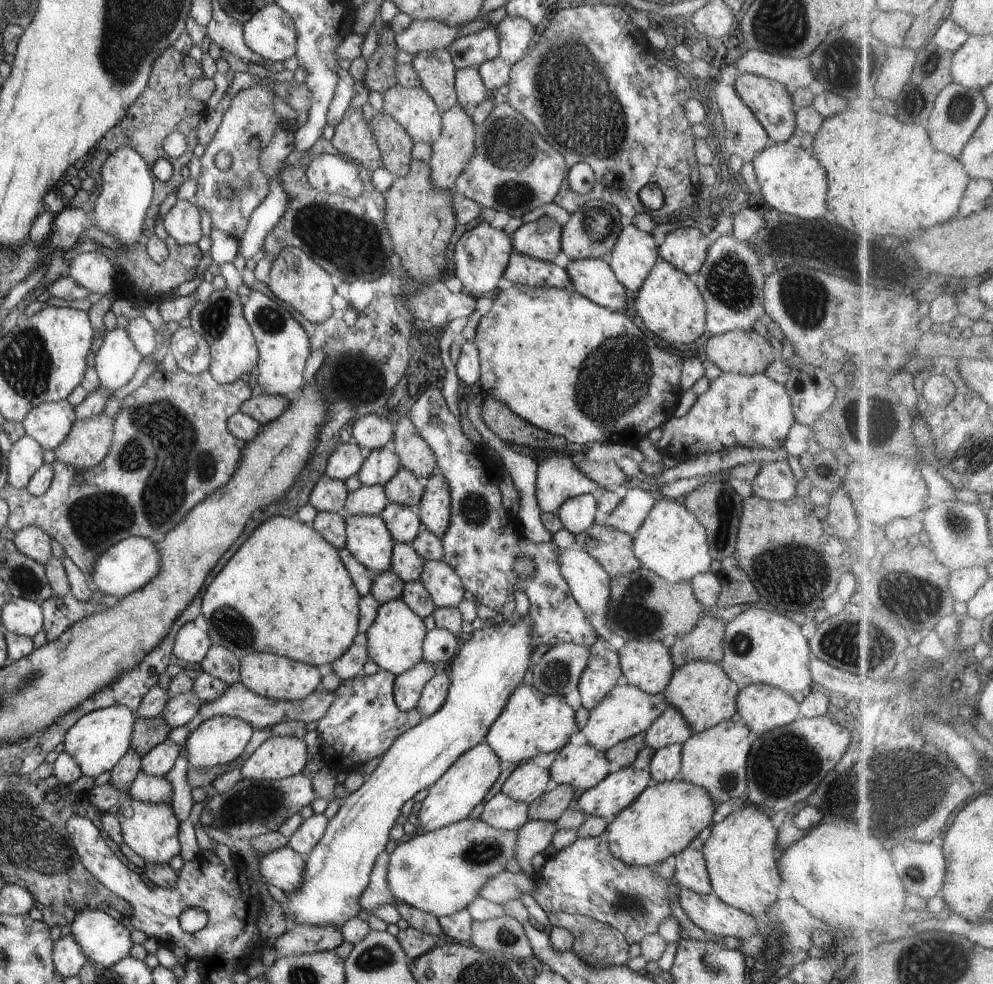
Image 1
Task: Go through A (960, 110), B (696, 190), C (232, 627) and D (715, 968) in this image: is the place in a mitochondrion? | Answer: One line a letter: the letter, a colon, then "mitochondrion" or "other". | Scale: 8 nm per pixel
A: mitochondrion
B: other
C: mitochondrion
D: mitochondrion

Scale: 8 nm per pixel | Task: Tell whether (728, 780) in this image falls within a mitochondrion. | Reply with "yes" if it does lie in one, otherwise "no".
yes

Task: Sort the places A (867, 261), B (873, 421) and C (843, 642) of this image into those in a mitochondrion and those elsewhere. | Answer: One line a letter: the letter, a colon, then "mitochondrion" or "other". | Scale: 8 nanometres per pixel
A: mitochondrion
B: mitochondrion
C: mitochondrion

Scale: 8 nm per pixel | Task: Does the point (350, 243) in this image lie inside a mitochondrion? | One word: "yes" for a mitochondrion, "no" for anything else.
yes

